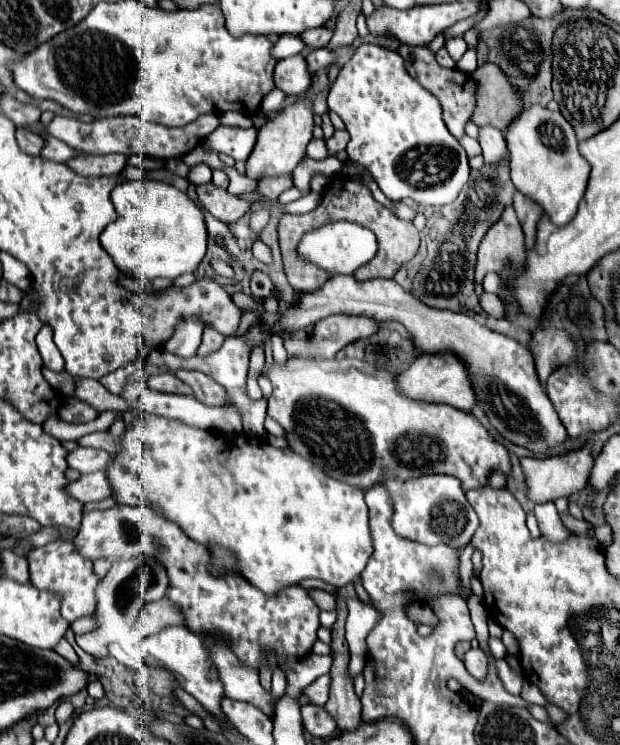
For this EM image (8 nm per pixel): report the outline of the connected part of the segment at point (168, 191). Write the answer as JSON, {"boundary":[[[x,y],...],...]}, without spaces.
{"boundary":[[[124,181],[114,187],[116,219],[100,235],[102,247],[126,275],[138,279],[178,277],[196,271],[206,255],[208,229],[202,209],[180,189],[164,181]]]}

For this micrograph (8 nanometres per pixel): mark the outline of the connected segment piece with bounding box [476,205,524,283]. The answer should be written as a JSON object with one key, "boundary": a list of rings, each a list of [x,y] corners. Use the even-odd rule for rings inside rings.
{"boundary":[[[512,205],[504,207],[502,217],[488,229],[478,247],[476,281],[482,283],[488,271],[500,273],[506,259],[512,259],[518,267],[524,263],[524,231]]]}

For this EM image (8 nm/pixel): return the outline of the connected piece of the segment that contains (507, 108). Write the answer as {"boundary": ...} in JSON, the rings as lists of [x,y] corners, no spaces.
{"boundary":[[[494,63],[480,65],[472,79],[478,83],[478,107],[472,115],[472,121],[478,127],[496,127],[504,131],[512,117],[522,111],[522,93],[514,87],[508,75]]]}

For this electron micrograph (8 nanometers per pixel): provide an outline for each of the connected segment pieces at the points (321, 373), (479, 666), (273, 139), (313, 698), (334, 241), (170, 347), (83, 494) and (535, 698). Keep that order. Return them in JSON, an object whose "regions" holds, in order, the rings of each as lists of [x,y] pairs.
{"regions":[[[[288,359],[286,365],[274,363],[270,369],[264,367],[264,371],[274,387],[274,393],[268,399],[268,415],[284,427],[288,445],[306,459],[312,459],[326,475],[352,483],[358,489],[376,485],[386,473],[400,479],[446,473],[458,477],[462,489],[468,491],[484,487],[492,471],[502,471],[504,475],[512,473],[508,449],[494,441],[472,413],[452,405],[404,399],[396,391],[396,375],[388,375],[378,367],[360,363],[358,359]]],[[[470,649],[466,655],[464,655],[464,667],[468,669],[468,673],[474,677],[474,679],[486,679],[488,675],[488,659],[484,655],[482,649]]],[[[304,99],[278,111],[274,119],[268,119],[268,123],[258,131],[258,143],[246,161],[246,175],[250,179],[262,179],[268,175],[290,175],[306,157],[306,145],[312,139],[312,125],[312,109],[310,103]]],[[[330,673],[318,677],[313,683],[303,690],[311,703],[316,705],[326,705],[330,693]]],[[[336,221],[336,223],[328,223],[324,227],[320,227],[318,231],[310,231],[304,235],[304,239],[298,245],[298,253],[300,257],[316,263],[318,267],[334,273],[334,275],[350,275],[354,273],[354,269],[358,269],[360,265],[368,263],[368,259],[372,259],[376,255],[378,247],[376,247],[376,237],[372,231],[348,223],[348,221]]],[[[188,319],[188,321],[180,323],[180,327],[176,327],[174,335],[168,339],[164,349],[168,353],[174,353],[174,355],[184,357],[184,359],[194,357],[198,347],[200,347],[202,329],[204,327],[202,327],[202,323],[198,319]]],[[[98,471],[90,475],[80,475],[80,479],[68,483],[66,493],[80,503],[90,503],[90,501],[102,501],[110,497],[110,487],[104,479],[104,473]]],[[[528,680],[524,681],[520,695],[525,701],[531,704],[540,706],[546,706],[548,704],[547,699],[543,696],[539,688]]]]}

